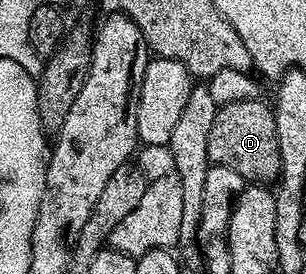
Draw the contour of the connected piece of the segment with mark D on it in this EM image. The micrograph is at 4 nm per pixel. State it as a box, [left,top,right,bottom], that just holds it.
[208,98,280,185]

